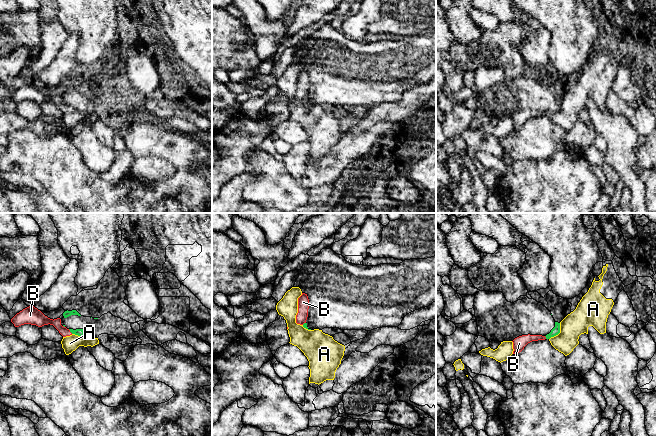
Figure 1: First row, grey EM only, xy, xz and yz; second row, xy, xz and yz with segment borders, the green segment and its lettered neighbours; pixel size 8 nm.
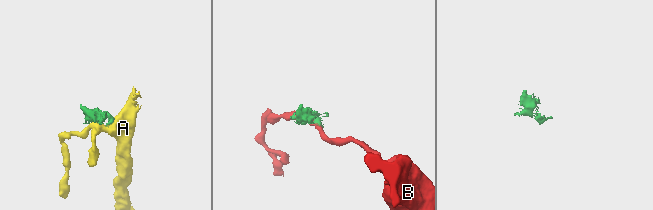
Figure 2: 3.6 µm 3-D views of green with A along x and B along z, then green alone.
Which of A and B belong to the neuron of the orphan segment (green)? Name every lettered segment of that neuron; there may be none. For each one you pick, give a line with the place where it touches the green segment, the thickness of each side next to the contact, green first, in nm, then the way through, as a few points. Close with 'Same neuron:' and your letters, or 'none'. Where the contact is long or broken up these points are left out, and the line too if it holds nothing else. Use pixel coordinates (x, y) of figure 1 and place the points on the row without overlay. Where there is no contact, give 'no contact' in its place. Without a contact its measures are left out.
Same neuron: none

